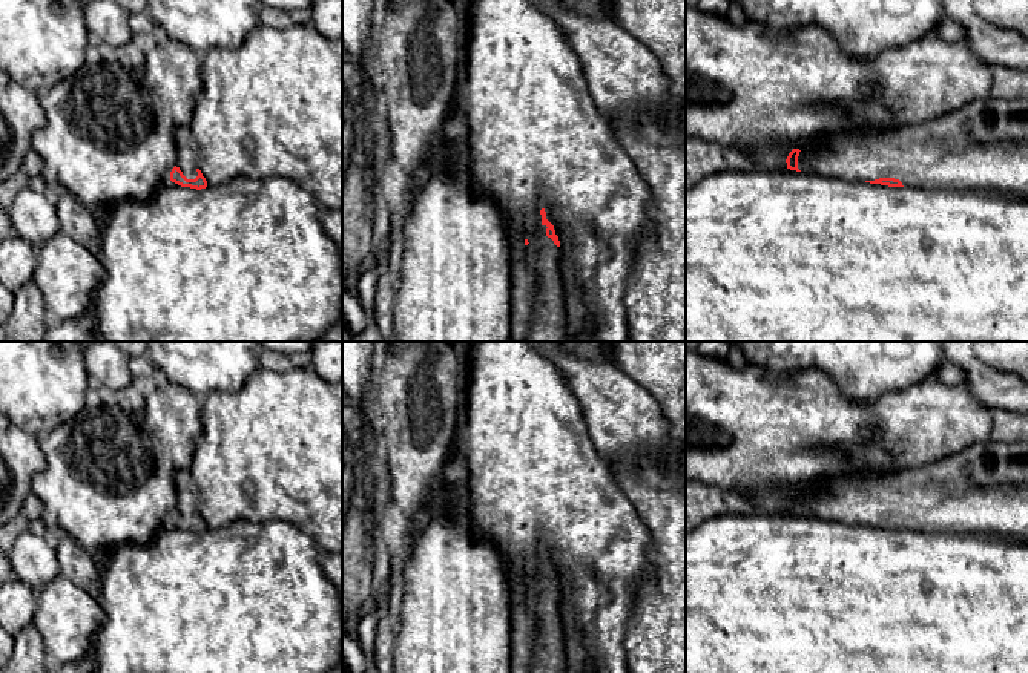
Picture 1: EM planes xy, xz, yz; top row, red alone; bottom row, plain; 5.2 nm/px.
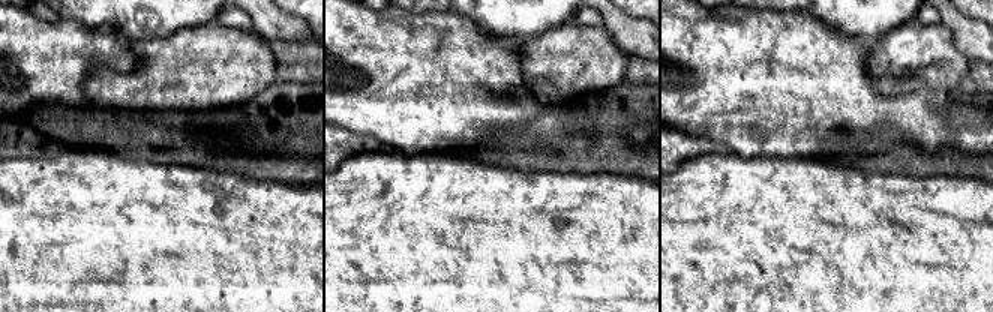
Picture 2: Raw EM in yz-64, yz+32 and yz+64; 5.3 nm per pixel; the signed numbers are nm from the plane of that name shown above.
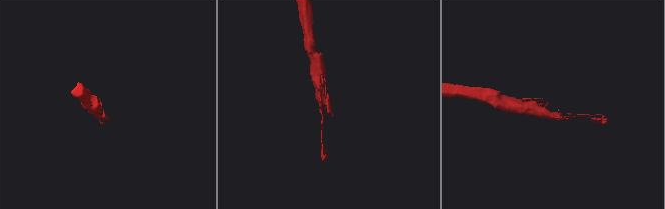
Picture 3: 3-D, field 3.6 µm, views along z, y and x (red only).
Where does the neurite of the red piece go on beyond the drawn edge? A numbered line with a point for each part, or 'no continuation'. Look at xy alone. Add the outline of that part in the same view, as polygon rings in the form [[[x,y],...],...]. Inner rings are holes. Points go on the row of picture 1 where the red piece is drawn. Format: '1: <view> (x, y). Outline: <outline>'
1: xy (186, 144). Outline: [[[176,126],[173,130],[176,143],[176,167],[187,179],[198,176],[198,143],[189,126]]]

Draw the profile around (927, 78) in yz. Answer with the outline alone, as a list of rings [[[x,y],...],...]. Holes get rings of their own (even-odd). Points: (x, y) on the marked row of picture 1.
[[[930,34],[902,48],[885,49],[876,55],[856,55],[856,58],[876,72],[878,87],[862,100],[841,103],[855,121],[885,127],[914,126],[956,110],[991,104],[991,71],[965,40],[948,43]]]

